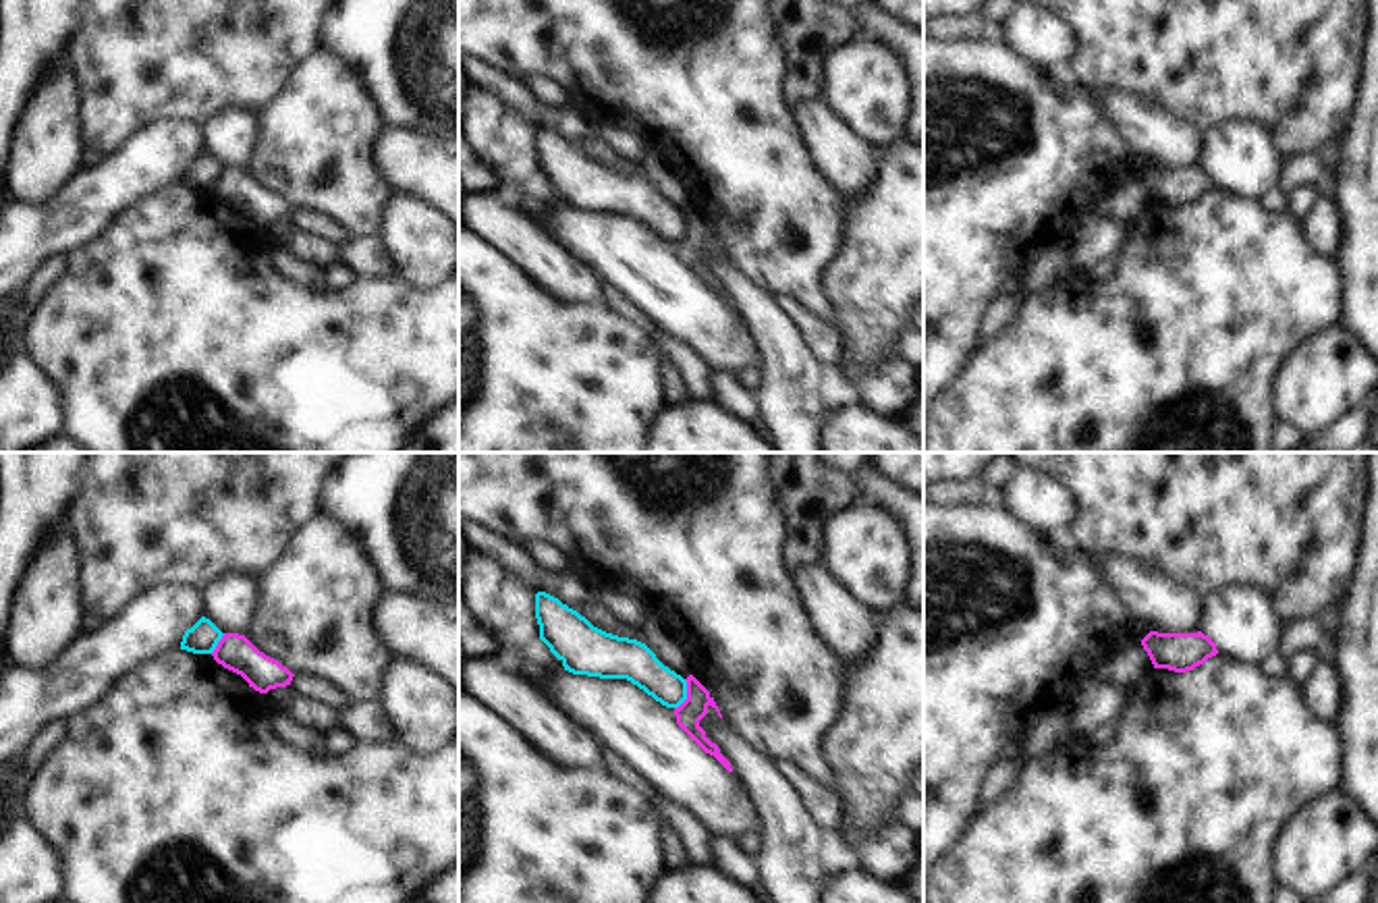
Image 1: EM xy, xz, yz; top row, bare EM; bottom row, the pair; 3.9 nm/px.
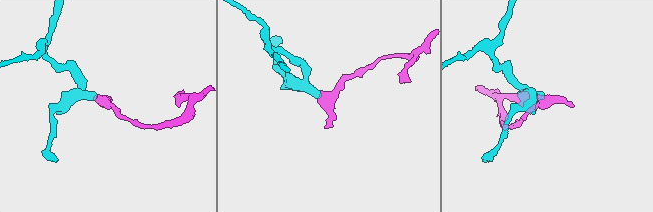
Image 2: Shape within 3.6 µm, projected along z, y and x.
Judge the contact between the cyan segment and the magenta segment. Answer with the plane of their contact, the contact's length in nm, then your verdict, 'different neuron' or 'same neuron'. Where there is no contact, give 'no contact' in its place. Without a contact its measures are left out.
xz | 130 nm | different neuron

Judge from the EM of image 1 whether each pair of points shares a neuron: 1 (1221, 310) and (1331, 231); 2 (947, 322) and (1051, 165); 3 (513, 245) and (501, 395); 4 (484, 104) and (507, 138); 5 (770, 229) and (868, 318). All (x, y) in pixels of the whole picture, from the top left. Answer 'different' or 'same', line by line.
1: different
2: same
3: different
4: same
5: different

